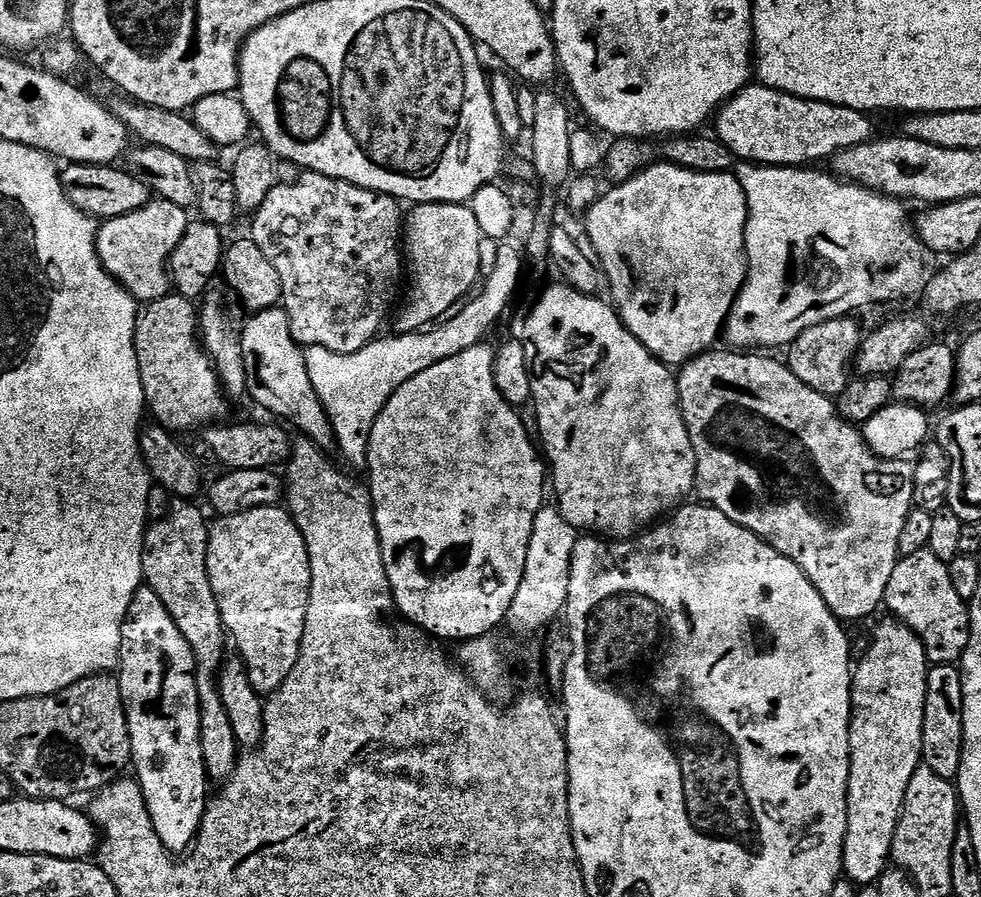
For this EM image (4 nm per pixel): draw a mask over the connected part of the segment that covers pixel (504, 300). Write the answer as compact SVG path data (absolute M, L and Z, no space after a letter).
M510 243L499 245L501 248L492 260L492 269L489 272L487 269L478 291L459 311L449 315L443 322L427 330L385 335L354 354L338 354L325 348L311 347L305 351L304 361L310 382L314 382L314 390L330 418L338 449L354 467L363 469L367 465L370 434L388 399L410 378L422 374L422 370L434 366L439 360L454 358L454 354L462 354L481 343L484 335L503 318L520 284L522 252Z

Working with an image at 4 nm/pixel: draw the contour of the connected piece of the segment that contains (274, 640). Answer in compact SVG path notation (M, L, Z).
M269 506L267 508L247 508L244 512L233 512L231 516L220 516L217 524L211 525L208 534L208 573L210 574L210 586L214 590L214 598L218 602L220 617L224 623L224 631L236 643L239 659L243 660L250 682L254 690L260 693L261 697L267 698L286 682L290 670L294 670L294 662L298 662L298 654L302 646L302 634L306 626L306 610L310 602L310 586L312 575L310 574L310 558L306 550L306 542L298 530L292 513L284 506Z

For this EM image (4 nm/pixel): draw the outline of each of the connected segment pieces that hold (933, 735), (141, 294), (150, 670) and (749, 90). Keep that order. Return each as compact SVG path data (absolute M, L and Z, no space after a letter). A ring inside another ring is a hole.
M938 664L928 669L926 706L922 722L923 767L933 772L933 777L952 782L960 775L962 750L964 749L964 691L960 677L961 669L956 664Z
M163 198L149 199L146 206L134 210L125 216L103 221L96 233L96 253L99 254L104 269L130 293L137 302L160 300L173 291L170 275L170 261L182 234L186 234L190 223L189 213L183 208L174 206L174 202Z
M147 586L137 589L130 602L130 610L126 610L126 618L122 622L118 679L124 709L128 715L128 733L132 743L130 764L133 769L136 767L134 779L140 784L152 825L169 852L187 853L200 833L200 823L210 799L210 777L203 762L200 741L200 699L196 685L196 659L182 630L174 626L170 610L162 606L162 598L158 598L158 594L154 594L154 590Z
M756 82L751 86L742 89L741 92L737 92L731 100L725 100L720 105L718 111L714 116L714 124L716 120L716 129L714 129L715 135L721 140L725 146L732 151L733 157L739 158L741 161L751 162L757 166L779 166L782 168L795 168L797 166L812 166L817 162L815 160L824 160L827 158L835 157L837 152L843 152L846 148L853 148L859 144L865 144L866 141L873 139L874 132L872 132L872 120L873 117L866 112L859 112L853 108L843 108L837 104L823 104L817 100L803 100L797 96L792 96L788 92L779 92L773 88L766 88L763 84Z

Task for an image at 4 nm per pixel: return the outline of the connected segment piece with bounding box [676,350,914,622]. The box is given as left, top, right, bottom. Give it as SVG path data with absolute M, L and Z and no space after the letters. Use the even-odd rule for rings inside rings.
M709 350L701 356L695 356L679 369L676 389L680 395L680 413L686 422L686 430L690 434L692 449L696 455L697 469L712 468L717 476L716 484L724 488L732 476L732 508L727 514L738 526L750 530L755 536L766 541L778 554L790 558L810 578L812 585L822 594L826 606L834 613L837 620L864 620L876 607L884 604L886 586L890 582L890 574L894 574L894 566L900 556L898 537L902 535L902 526L906 526L906 518L914 507L914 484L908 480L880 480L880 472L872 468L874 453L866 439L865 433L855 424L847 423L836 411L835 403L829 397L818 394L810 386L806 386L792 373L787 363L771 360L768 354L745 354L740 350L716 352Z

